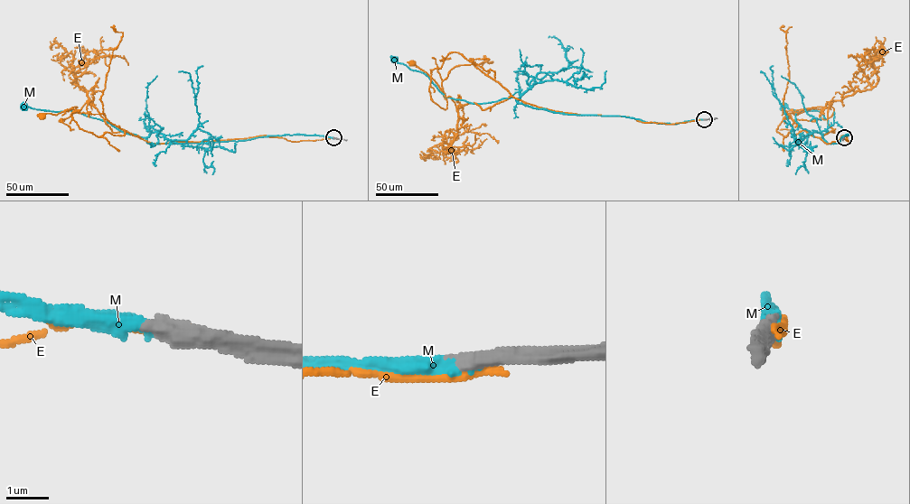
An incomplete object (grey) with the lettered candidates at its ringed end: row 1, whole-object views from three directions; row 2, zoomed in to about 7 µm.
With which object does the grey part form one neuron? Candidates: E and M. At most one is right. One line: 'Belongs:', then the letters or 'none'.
Belongs: M

